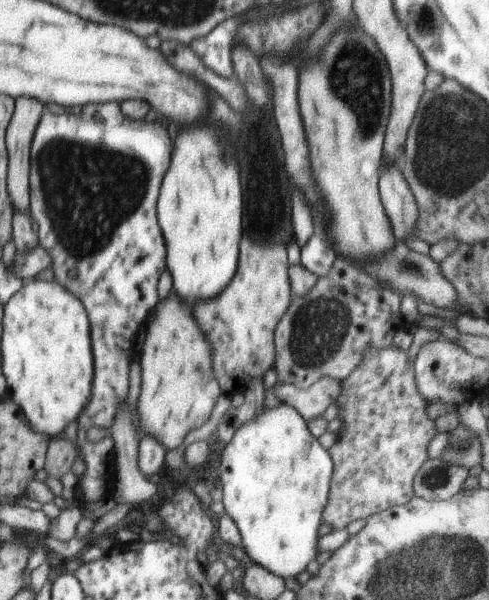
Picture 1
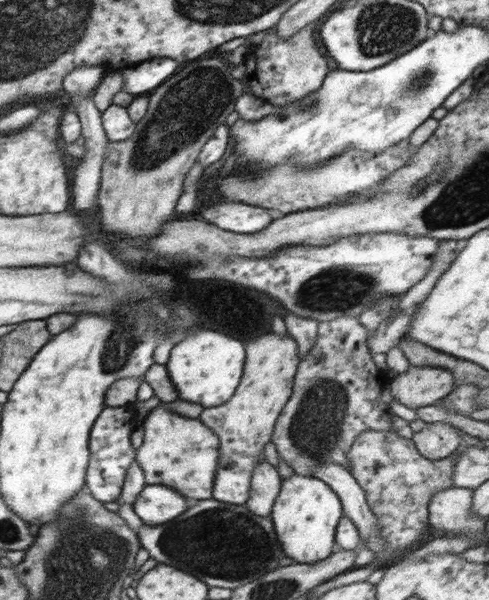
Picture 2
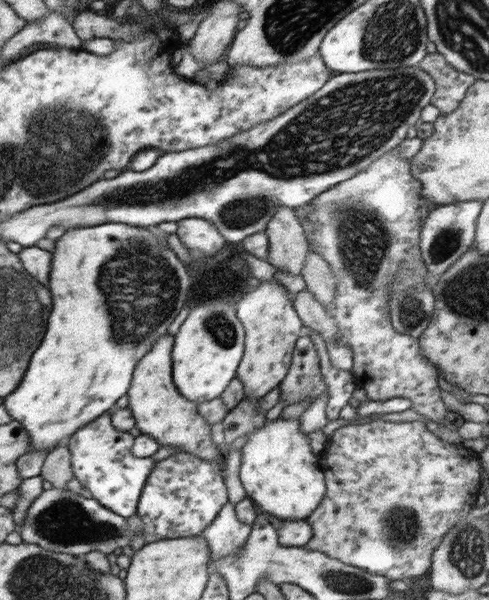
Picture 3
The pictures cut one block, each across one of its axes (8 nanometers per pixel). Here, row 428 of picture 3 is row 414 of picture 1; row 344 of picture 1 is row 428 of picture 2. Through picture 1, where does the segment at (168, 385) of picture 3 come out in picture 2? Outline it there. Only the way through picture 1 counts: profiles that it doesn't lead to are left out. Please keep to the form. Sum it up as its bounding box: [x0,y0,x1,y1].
[136,404,221,503]

